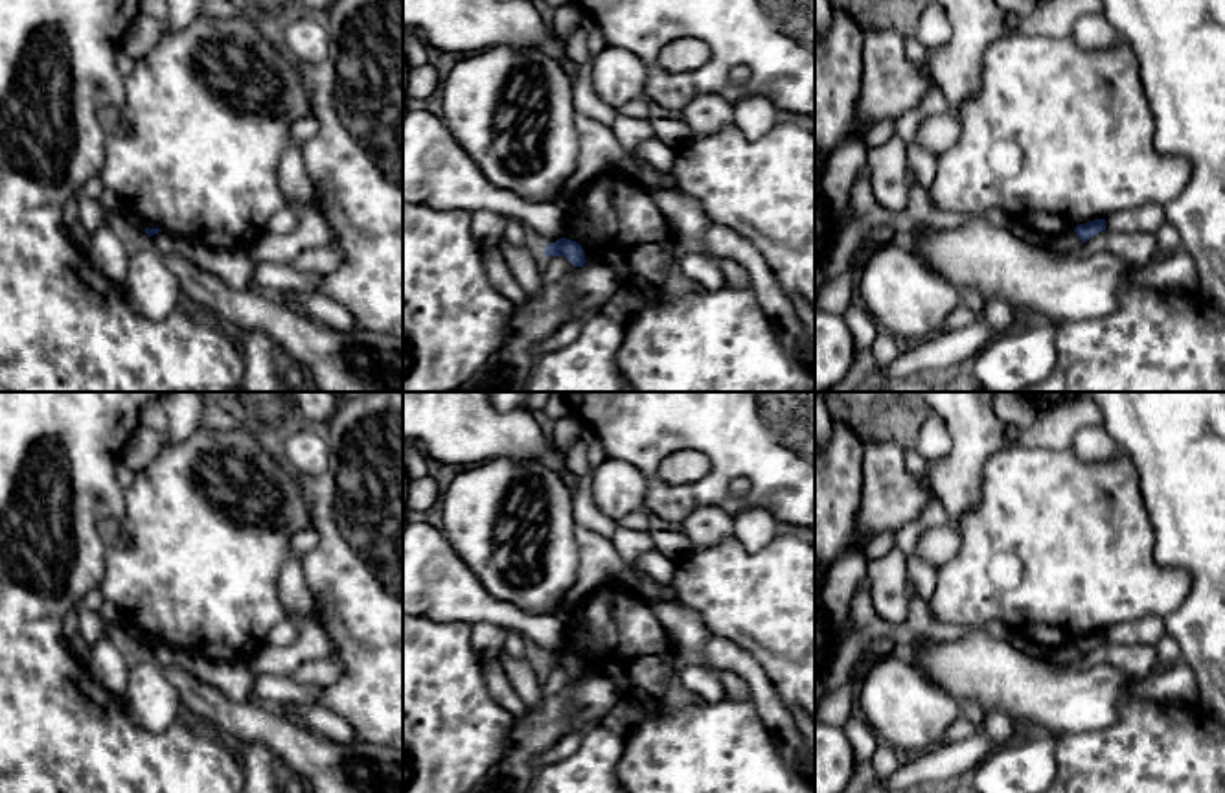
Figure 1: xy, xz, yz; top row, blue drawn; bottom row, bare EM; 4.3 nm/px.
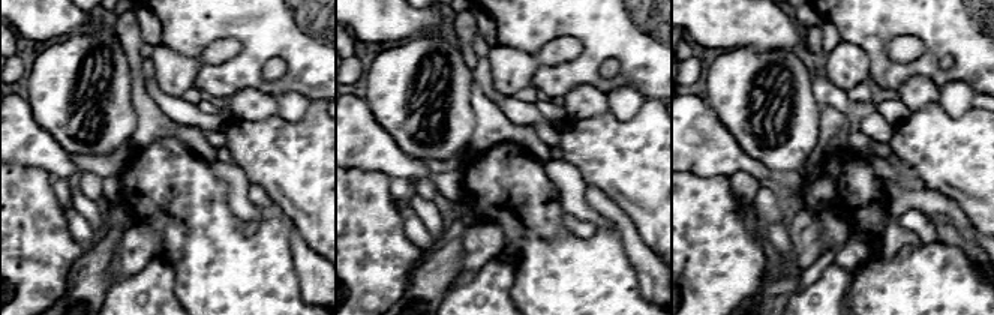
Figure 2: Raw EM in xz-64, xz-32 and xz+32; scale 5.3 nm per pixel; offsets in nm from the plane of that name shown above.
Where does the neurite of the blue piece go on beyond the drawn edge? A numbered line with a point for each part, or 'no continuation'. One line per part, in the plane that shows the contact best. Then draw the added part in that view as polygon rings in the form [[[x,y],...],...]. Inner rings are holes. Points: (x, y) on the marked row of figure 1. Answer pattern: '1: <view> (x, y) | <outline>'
no continuation

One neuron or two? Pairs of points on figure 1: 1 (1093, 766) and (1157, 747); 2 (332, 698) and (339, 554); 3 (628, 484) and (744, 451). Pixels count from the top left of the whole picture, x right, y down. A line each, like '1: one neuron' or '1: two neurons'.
1: one neuron
2: one neuron
3: two neurons

